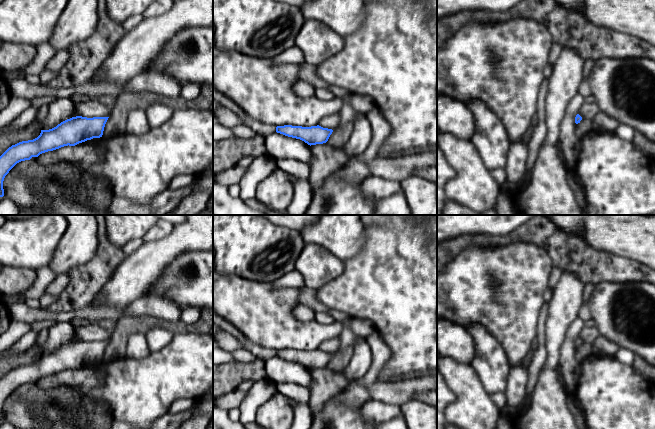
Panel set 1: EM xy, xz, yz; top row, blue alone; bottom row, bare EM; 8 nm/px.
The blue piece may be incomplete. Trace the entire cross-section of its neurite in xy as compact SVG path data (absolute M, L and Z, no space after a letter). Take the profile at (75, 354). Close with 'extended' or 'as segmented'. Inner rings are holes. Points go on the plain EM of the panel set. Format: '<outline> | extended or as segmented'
M72 341L52 353L41 354L40 359L33 364L22 365L9 371L0 380L0 421L4 420L4 402L17 387L64 370L75 370L93 362L100 362L108 342Z | as segmented

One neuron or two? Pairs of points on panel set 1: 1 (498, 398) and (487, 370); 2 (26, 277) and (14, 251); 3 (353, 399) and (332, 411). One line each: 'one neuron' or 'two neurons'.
1: two neurons
2: two neurons
3: two neurons

